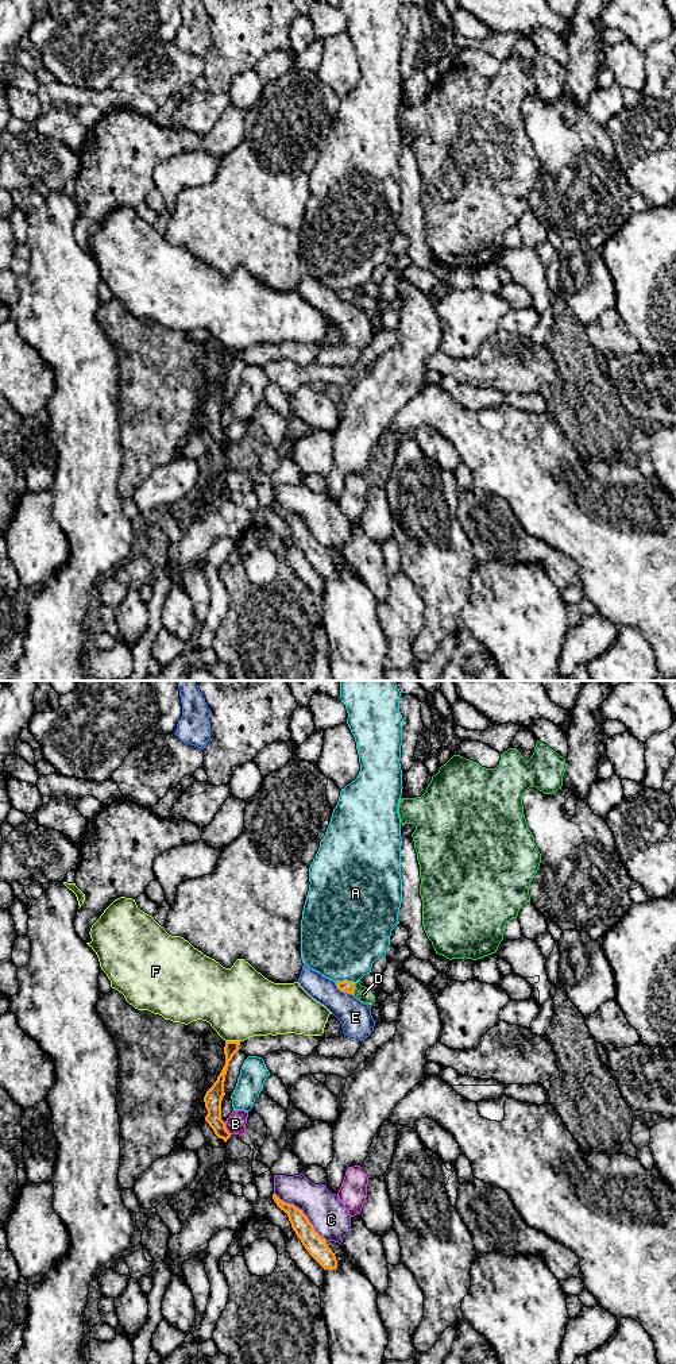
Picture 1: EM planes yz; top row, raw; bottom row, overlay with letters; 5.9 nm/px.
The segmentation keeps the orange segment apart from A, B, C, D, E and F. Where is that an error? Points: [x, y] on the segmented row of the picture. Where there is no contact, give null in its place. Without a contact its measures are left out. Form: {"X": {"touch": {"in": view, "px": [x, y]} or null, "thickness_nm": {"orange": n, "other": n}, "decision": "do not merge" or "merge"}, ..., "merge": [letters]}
{"A": {"touch": {"in": "yz", "px": [346, 981]}, "thickness_nm": {"orange": 70, "other": 460}, "decision": "do not merge"}, "B": {"touch": {"in": "yz", "px": [226, 1128]}, "thickness_nm": {"orange": 110, "other": 120}, "decision": "do not merge"}, "C": {"touch": {"in": "yz", "px": [302, 1213]}, "thickness_nm": {"orange": 120, "other": 220}, "decision": "do not merge"}, "D": {"touch": {"in": "yz", "px": [354, 989]}, "thickness_nm": {"orange": 70, "other": 90}, "decision": "do not merge"}, "E": {"touch": {"in": "yz", "px": [343, 991]}, "thickness_nm": {"orange": 70, "other": 190}, "decision": "do not merge"}, "F": {"touch": {"in": "yz", "px": [232, 1041]}, "thickness_nm": {"orange": 80, "other": 420}, "decision": "do not merge"}, "merge": []}

